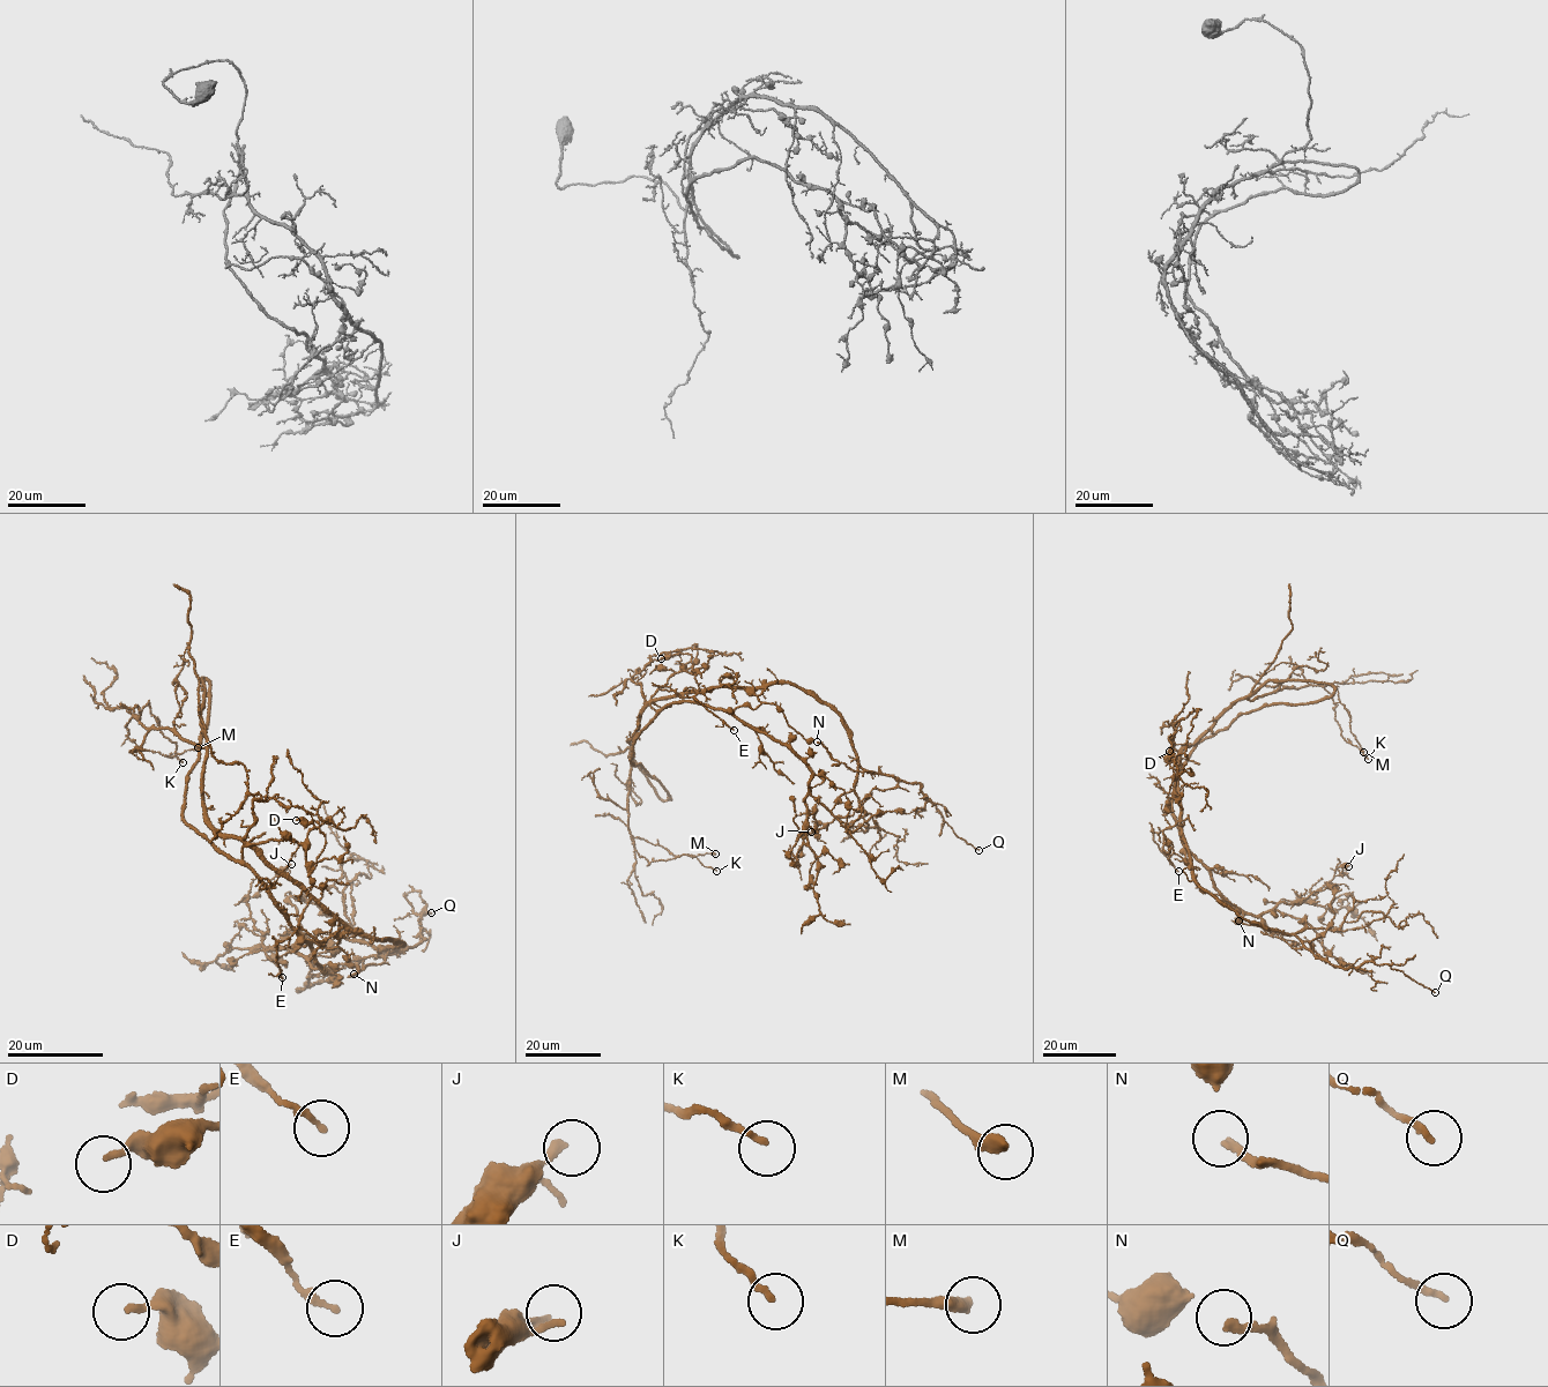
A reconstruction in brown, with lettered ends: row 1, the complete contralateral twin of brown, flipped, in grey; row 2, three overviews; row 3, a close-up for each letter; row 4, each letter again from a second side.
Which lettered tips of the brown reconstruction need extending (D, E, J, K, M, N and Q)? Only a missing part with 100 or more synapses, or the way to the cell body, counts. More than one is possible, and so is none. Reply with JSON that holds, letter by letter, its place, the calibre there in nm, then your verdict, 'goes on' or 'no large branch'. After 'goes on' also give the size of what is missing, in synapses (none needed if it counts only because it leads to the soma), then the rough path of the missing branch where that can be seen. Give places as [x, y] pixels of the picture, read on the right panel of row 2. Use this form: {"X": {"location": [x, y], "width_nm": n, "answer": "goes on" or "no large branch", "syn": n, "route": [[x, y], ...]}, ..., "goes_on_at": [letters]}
{"D": {"location": [1169, 751], "width_nm": 170, "answer": "no large branch"}, "E": {"location": [1178, 871], "width_nm": 190, "answer": "no large branch"}, "J": {"location": [1348, 866], "width_nm": 240, "answer": "no large branch"}, "K": {"location": [1368, 759], "width_nm": 150, "answer": "no large branch"}, "M": {"location": [1363, 752], "width_nm": 380, "answer": "no large branch"}, "N": {"location": [1238, 921], "width_nm": 150, "answer": "no large branch"}, "Q": {"location": [1435, 992], "width_nm": 190, "answer": "no large branch"}, "goes_on_at": []}

